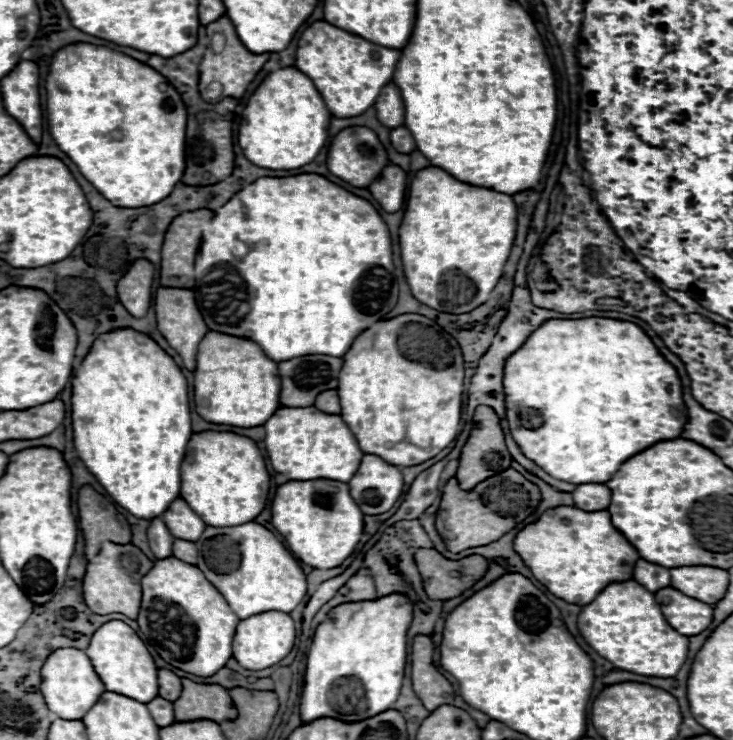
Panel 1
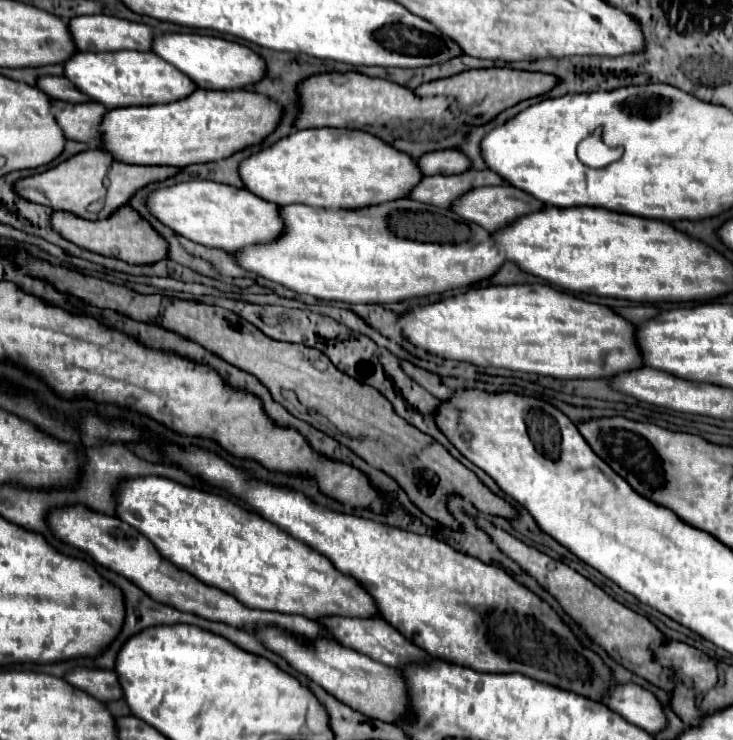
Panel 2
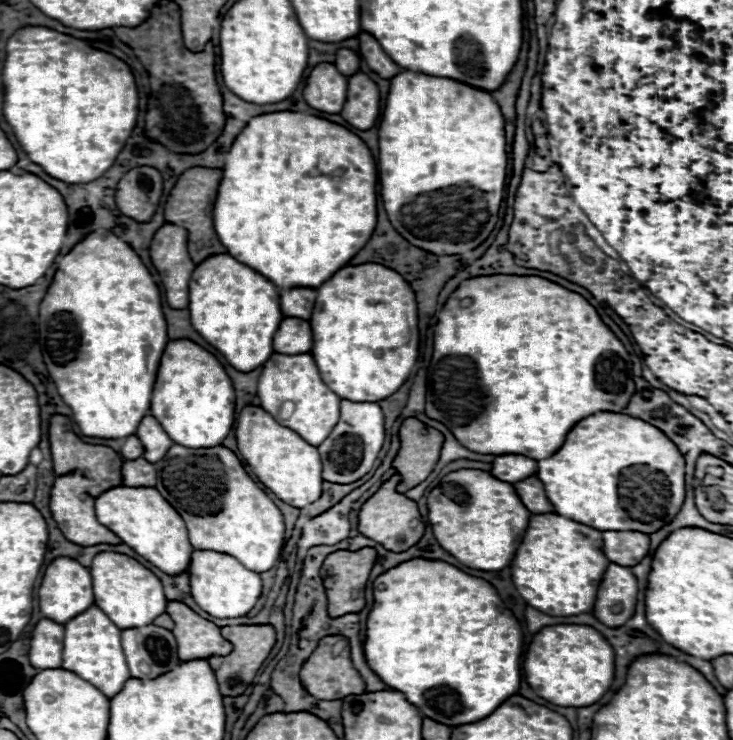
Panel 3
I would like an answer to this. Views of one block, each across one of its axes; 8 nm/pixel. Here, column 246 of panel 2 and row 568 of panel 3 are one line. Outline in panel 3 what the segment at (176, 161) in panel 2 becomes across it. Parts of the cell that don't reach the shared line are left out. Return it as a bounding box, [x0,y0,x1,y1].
[92,552,166,628]

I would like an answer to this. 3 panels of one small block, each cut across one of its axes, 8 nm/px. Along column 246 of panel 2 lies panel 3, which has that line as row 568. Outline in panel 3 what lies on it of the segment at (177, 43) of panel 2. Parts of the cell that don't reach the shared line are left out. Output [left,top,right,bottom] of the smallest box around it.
[38,558,94,624]

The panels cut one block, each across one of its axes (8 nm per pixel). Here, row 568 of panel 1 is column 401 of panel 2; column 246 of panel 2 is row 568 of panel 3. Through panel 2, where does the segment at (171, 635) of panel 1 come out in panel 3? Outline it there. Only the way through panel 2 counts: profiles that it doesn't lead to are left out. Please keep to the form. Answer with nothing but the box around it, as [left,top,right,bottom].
[96,488,194,576]

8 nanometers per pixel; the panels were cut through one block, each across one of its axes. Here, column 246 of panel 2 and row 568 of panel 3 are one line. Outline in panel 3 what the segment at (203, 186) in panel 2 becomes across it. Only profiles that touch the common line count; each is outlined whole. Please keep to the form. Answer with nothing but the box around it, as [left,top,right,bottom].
[188,550,262,618]

